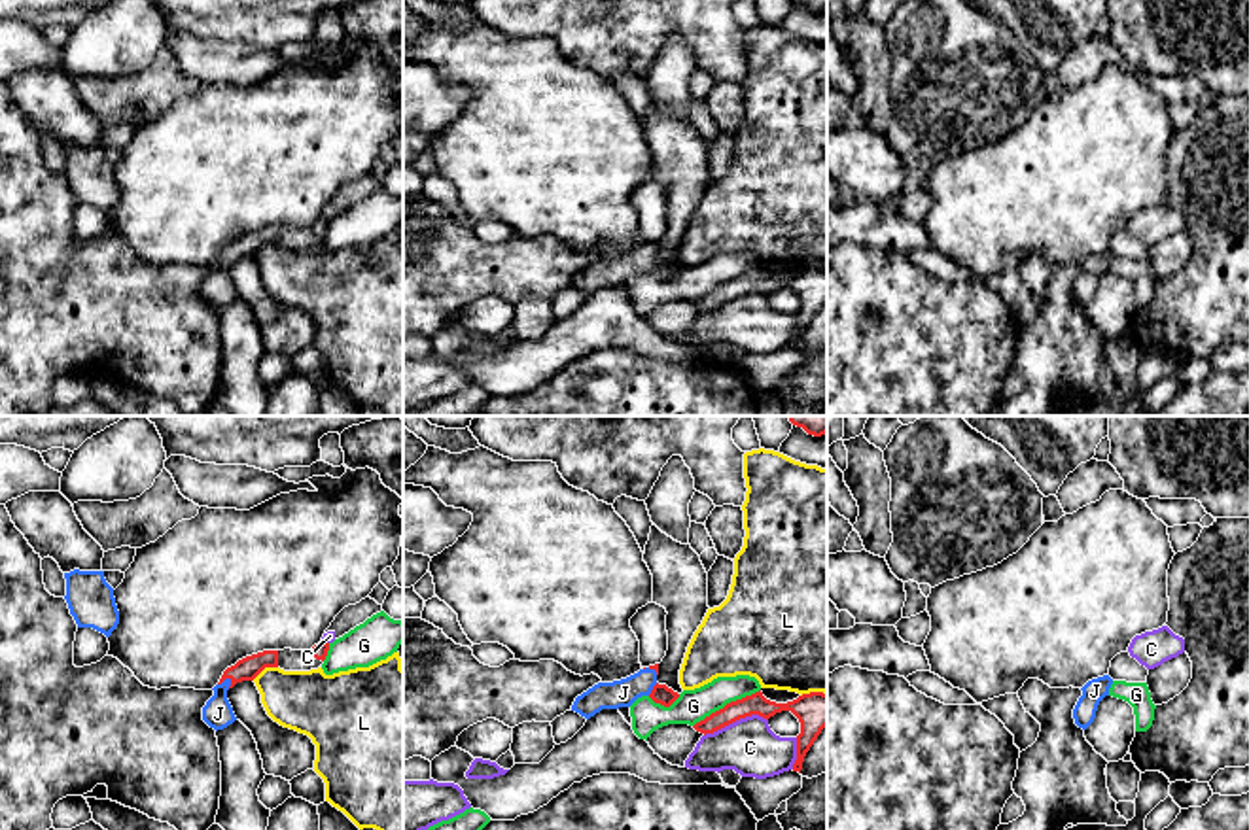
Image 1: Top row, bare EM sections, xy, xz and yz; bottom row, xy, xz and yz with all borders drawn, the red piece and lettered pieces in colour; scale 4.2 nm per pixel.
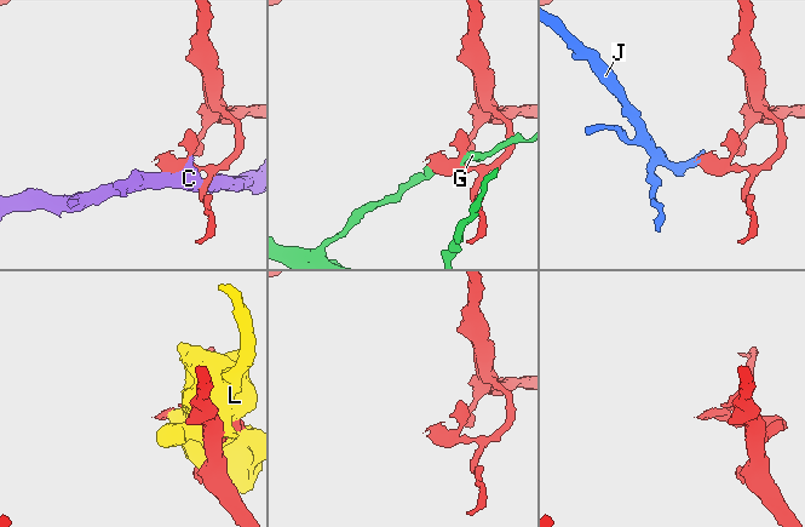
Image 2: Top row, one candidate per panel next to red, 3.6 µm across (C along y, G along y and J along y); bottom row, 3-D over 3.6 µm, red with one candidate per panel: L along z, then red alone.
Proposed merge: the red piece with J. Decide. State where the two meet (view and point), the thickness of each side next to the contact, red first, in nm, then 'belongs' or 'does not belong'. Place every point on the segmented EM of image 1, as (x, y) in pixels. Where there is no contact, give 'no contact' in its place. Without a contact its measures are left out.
meets red in xy at (224, 679); 100 nm thick on the red side, 130 nm on the other; does not belong

